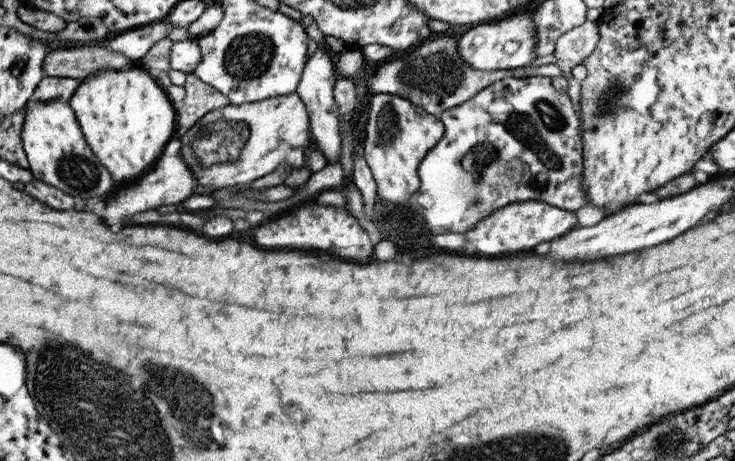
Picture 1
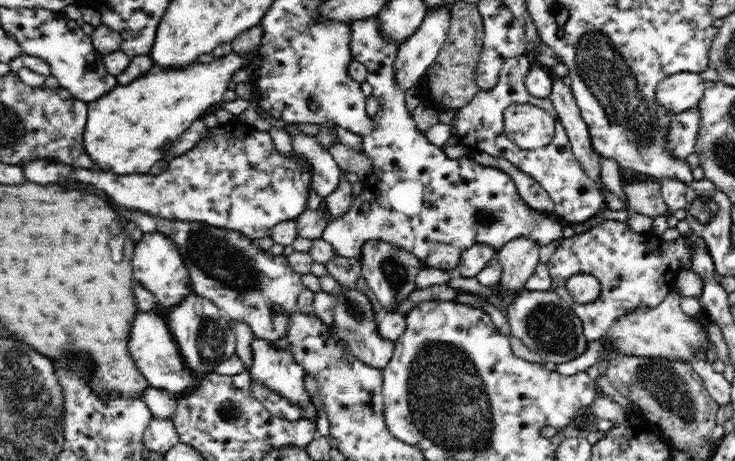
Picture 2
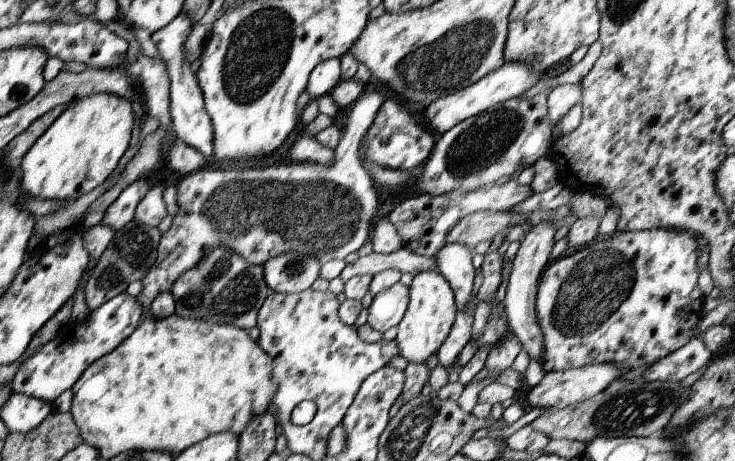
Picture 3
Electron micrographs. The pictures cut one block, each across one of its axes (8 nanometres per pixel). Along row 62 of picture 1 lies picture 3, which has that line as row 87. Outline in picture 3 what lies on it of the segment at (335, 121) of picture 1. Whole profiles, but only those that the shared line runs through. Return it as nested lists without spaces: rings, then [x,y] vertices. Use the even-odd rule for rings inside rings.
[[[328,58],[320,62],[308,80],[306,91],[311,99],[319,99],[329,95],[341,81],[341,61],[338,58]]]

